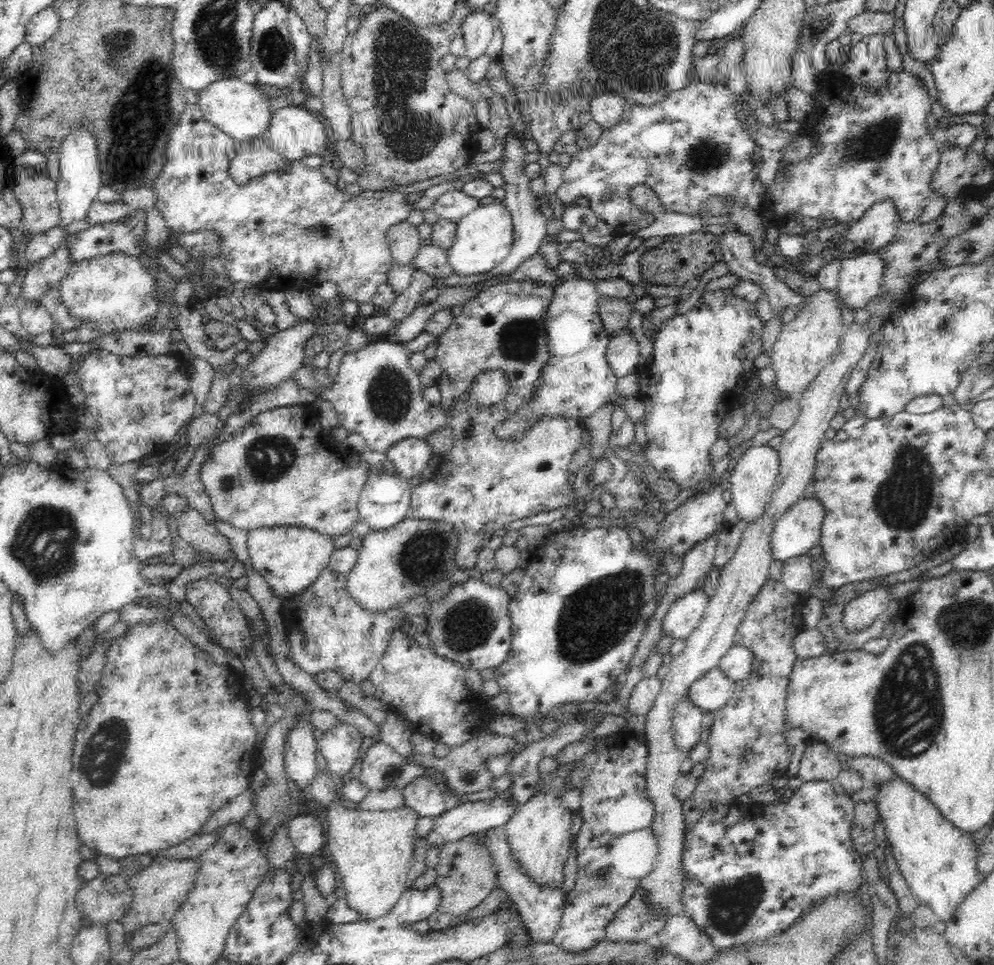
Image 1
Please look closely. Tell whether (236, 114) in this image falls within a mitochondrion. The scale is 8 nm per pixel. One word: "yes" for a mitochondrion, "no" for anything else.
no

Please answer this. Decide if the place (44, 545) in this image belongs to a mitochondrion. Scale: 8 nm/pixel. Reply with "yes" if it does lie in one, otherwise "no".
yes

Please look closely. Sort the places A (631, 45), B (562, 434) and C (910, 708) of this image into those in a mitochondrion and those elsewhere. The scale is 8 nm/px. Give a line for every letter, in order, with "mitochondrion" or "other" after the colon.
A: mitochondrion
B: other
C: mitochondrion

